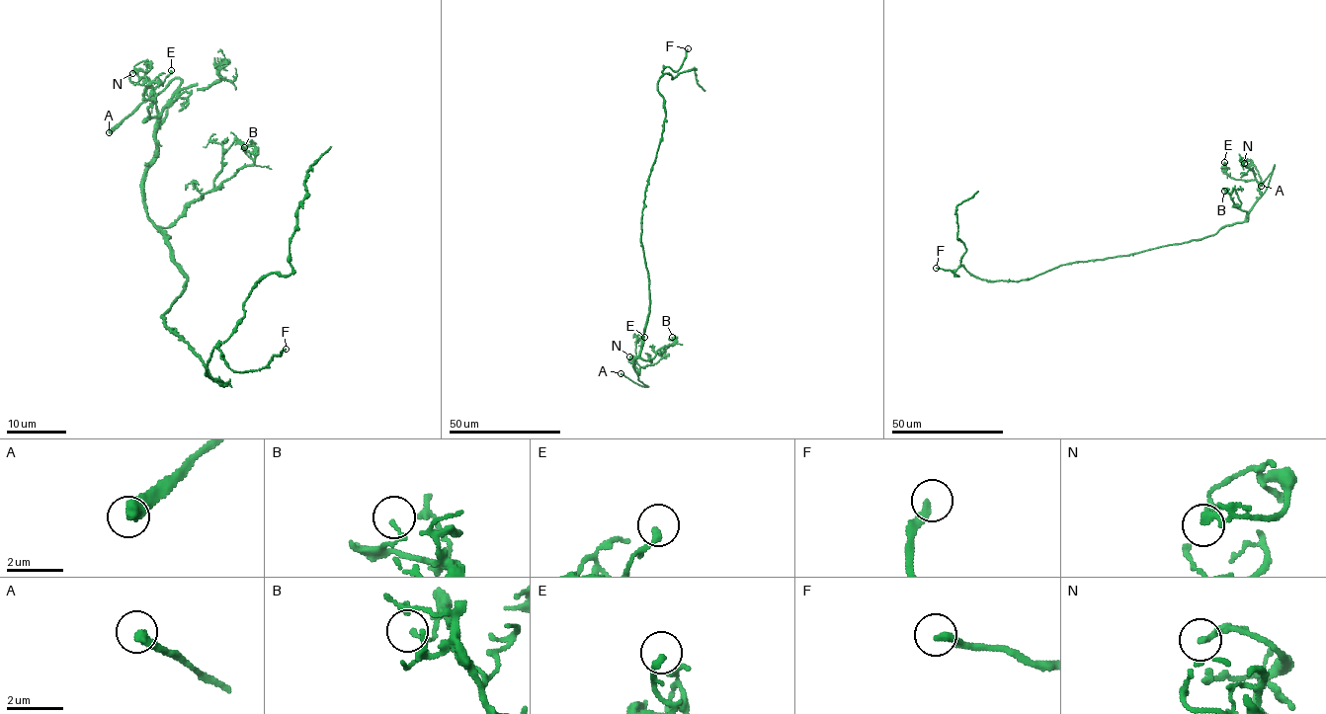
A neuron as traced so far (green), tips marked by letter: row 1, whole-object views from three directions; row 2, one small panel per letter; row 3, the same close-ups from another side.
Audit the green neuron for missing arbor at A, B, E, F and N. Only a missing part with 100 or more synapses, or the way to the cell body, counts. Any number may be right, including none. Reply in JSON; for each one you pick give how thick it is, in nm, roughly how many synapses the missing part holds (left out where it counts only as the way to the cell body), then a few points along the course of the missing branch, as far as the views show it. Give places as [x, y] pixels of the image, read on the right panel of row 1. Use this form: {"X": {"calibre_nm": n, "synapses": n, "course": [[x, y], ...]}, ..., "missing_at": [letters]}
{"A": {"calibre_nm": 460}, "F": {"calibre_nm": 240, "synapses": 150, "course": [[936, 268], [894, 274], [909, 254], [922, 277], [942, 275]]}, "missing_at": ["A", "F"]}

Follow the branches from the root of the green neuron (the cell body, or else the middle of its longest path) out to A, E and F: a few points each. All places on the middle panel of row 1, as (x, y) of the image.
A: (642, 211), (640, 242), (650, 303), (634, 369), (647, 386), (621, 373)
E: (642, 211), (640, 242), (650, 303), (640, 353), (634, 360), (638, 373), (635, 341), (644, 337)
F: (642, 211), (644, 191), (665, 115), (658, 81), (666, 66), (676, 71), (680, 68), (688, 48)

